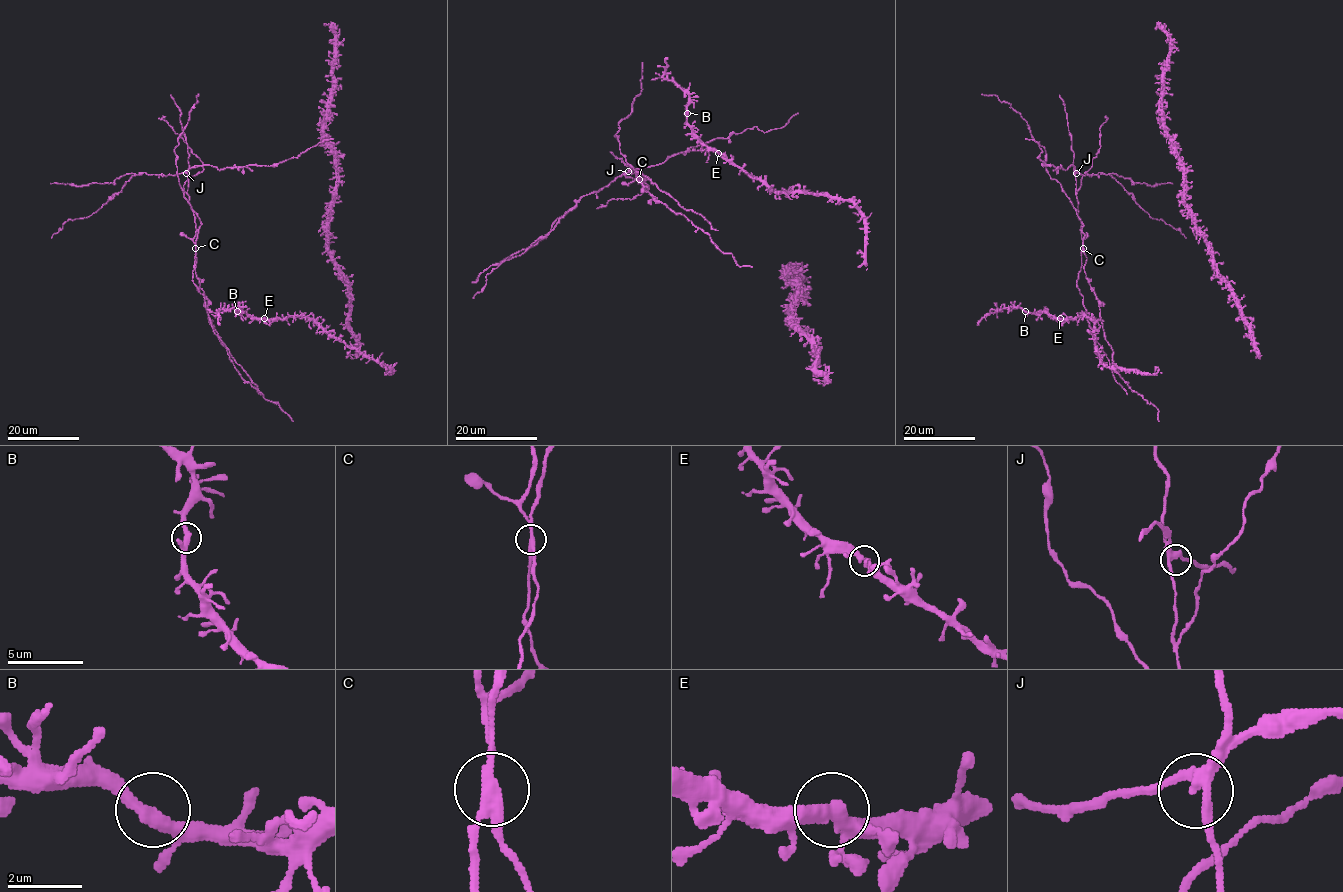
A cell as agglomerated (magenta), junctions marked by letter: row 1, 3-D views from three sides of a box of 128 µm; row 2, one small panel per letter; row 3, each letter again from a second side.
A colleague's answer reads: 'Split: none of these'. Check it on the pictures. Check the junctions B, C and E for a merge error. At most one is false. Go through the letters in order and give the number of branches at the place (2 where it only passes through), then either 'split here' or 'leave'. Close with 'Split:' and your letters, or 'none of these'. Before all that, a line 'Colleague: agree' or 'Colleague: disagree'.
Colleague: disagree
B: branches 3; leave
C: branches 3; split here
E: branches 3; leave
Split: C

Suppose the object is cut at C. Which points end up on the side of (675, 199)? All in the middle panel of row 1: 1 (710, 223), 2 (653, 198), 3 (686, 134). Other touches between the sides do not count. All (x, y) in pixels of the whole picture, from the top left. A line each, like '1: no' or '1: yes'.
1: yes
2: no
3: no

